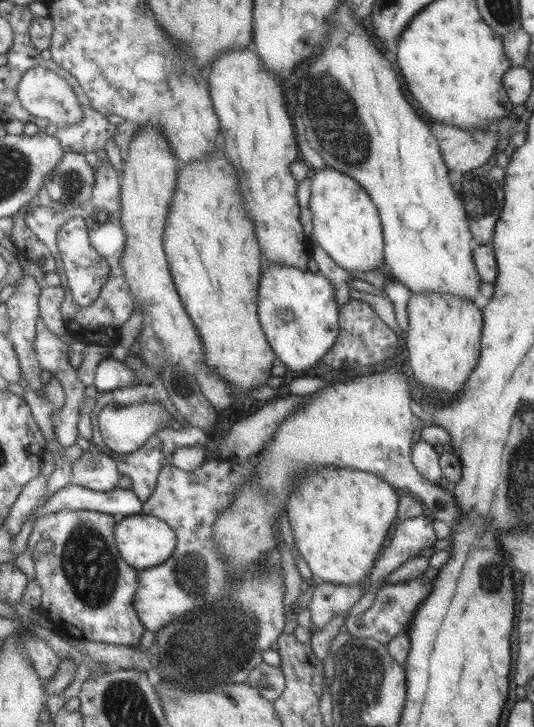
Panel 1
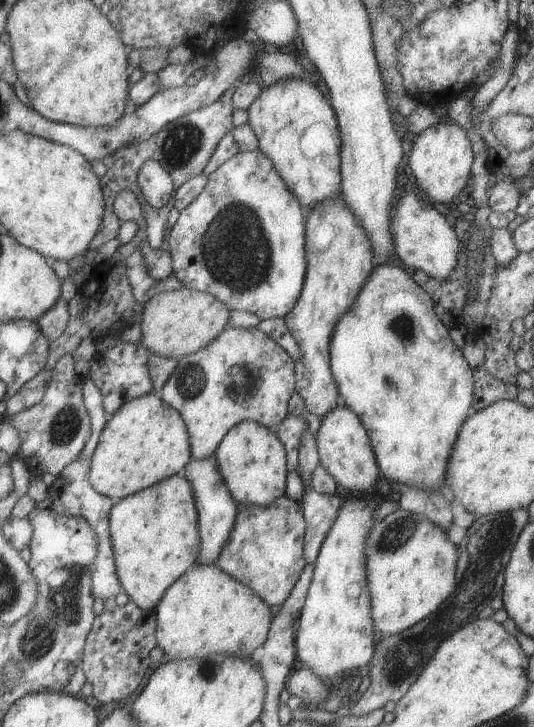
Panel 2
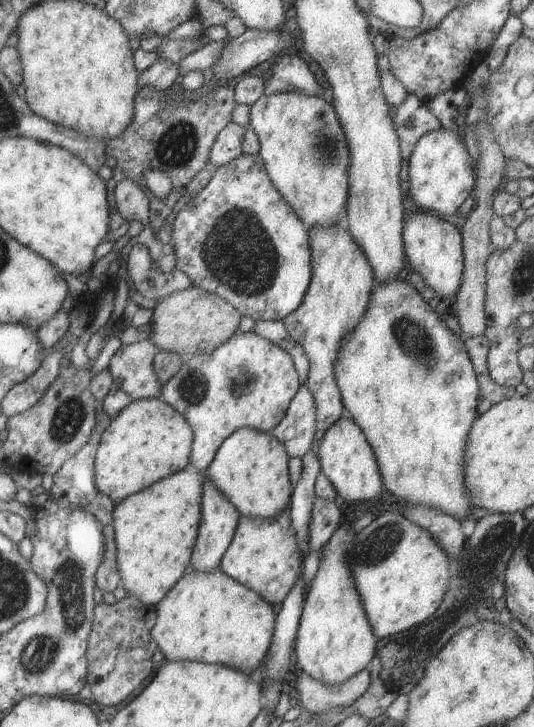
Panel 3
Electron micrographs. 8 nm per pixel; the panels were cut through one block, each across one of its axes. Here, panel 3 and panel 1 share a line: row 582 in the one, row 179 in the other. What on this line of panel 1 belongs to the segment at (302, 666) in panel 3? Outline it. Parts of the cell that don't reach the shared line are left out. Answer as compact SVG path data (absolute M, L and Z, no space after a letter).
M327 166L315 170L310 178L308 209L312 214L312 237L333 262L349 273L380 267L384 260L380 218L373 201L356 180Z

